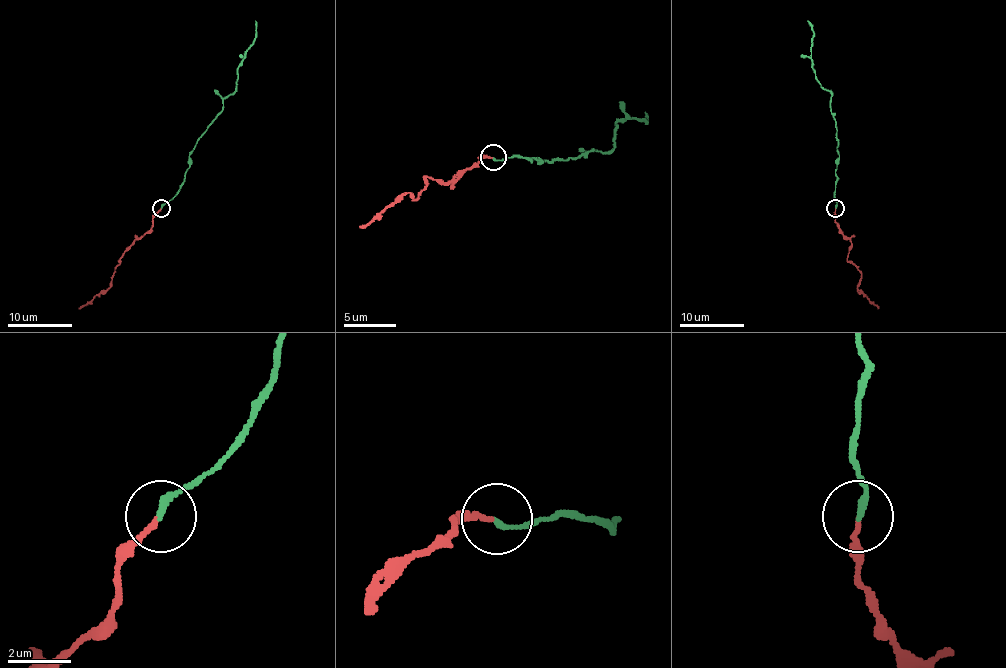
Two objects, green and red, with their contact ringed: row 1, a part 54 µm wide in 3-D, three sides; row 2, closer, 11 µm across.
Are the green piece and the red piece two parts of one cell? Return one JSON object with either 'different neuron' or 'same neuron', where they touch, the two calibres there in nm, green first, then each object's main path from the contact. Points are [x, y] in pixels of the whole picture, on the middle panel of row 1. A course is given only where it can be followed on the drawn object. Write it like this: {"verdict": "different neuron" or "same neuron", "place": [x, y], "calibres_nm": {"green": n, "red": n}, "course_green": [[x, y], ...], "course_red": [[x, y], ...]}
{"verdict": "same neuron", "place": [493, 157], "calibres_nm": {"green": 200, "red": 140}, "course_green": [[494, 158], [517, 155], [538, 163], [592, 150], [608, 153], [616, 124], [626, 119], [647, 122], [644, 111]], "course_red": [[491, 158], [478, 161], [447, 184], [426, 176], [413, 200], [408, 192], [359, 228]]}

